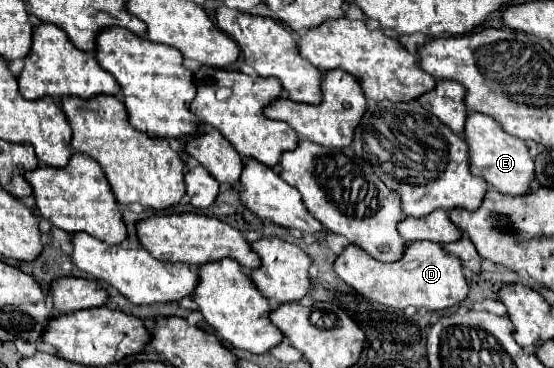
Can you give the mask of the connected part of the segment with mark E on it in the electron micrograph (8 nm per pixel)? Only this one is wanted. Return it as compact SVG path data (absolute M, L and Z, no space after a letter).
M469 111L463 139L469 145L469 169L473 175L485 179L485 183L491 189L507 193L507 195L523 195L525 191L529 191L535 165L533 165L533 157L529 155L527 145L519 137L513 137L501 131L501 127L497 127L497 121L491 119L489 115Z

